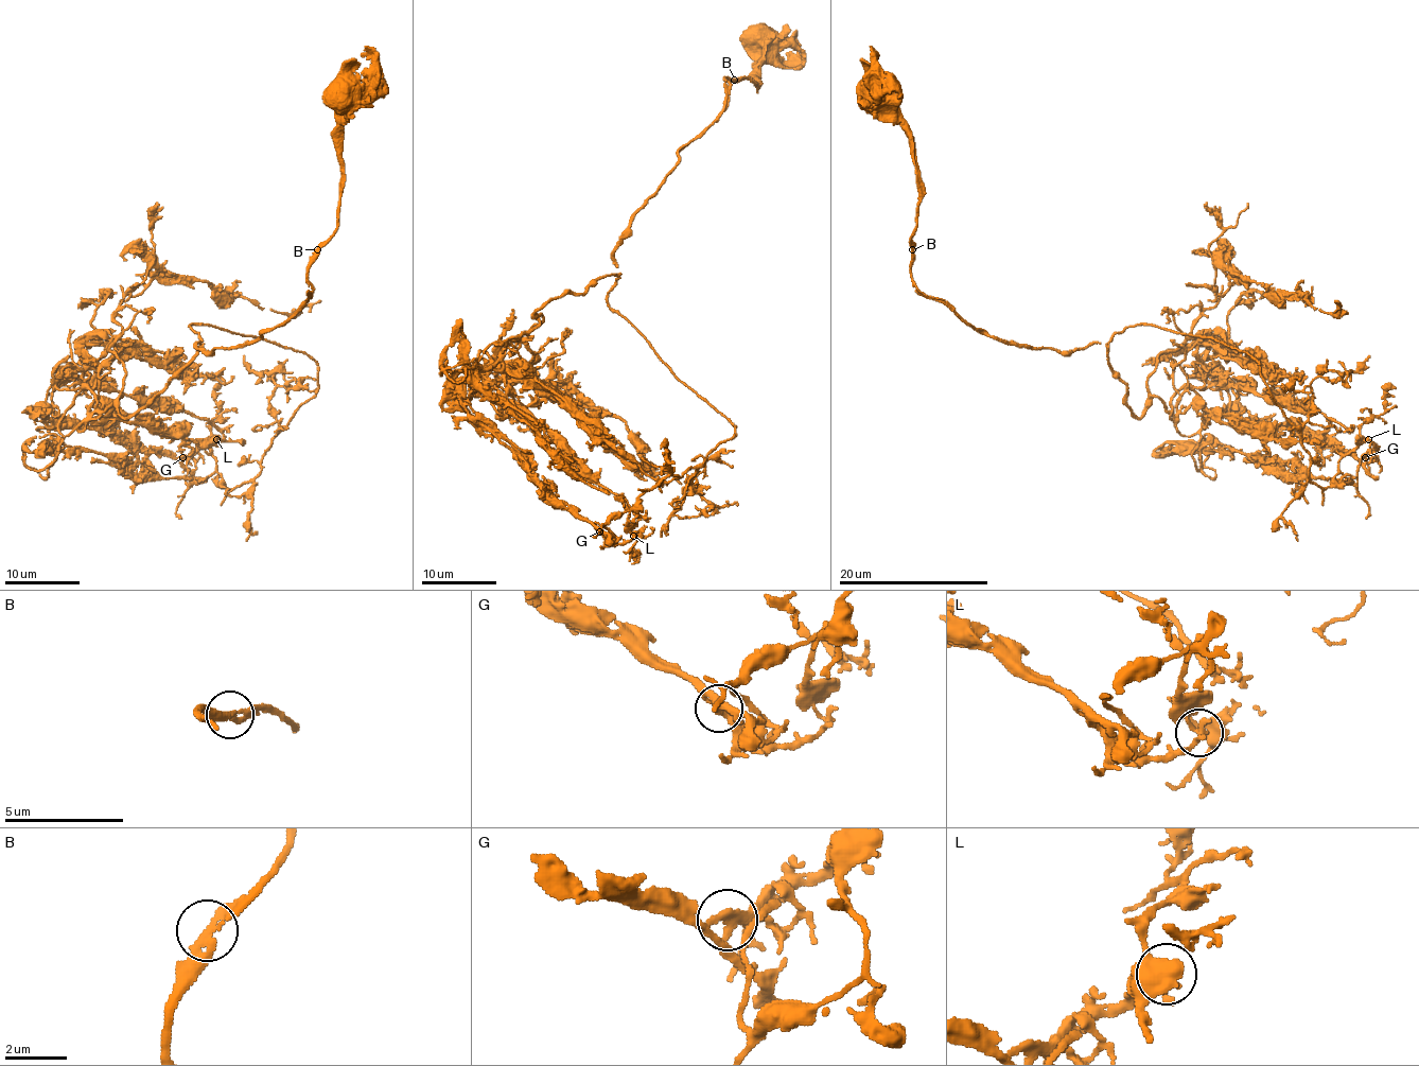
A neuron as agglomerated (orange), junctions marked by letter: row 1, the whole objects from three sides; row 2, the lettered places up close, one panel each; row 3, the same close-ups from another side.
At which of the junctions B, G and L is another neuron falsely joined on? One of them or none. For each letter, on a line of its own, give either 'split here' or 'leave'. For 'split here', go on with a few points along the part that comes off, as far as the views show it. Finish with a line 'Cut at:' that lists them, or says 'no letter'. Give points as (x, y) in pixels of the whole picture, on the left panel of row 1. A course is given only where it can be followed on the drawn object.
B: leave
G: leave
L: leave
Cut at: no letter

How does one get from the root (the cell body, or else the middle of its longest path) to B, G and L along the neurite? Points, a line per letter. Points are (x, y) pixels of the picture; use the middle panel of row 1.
B: (764, 37), (764, 63), (758, 72), (759, 84), (745, 77), (734, 80)
G: (764, 37), (759, 84), (724, 77), (724, 109), (678, 153), (614, 251), (607, 298), (736, 433), (599, 532)
L: (764, 37), (759, 84), (724, 77), (724, 109), (614, 251), (607, 304), (736, 433), (646, 491), (633, 536)

